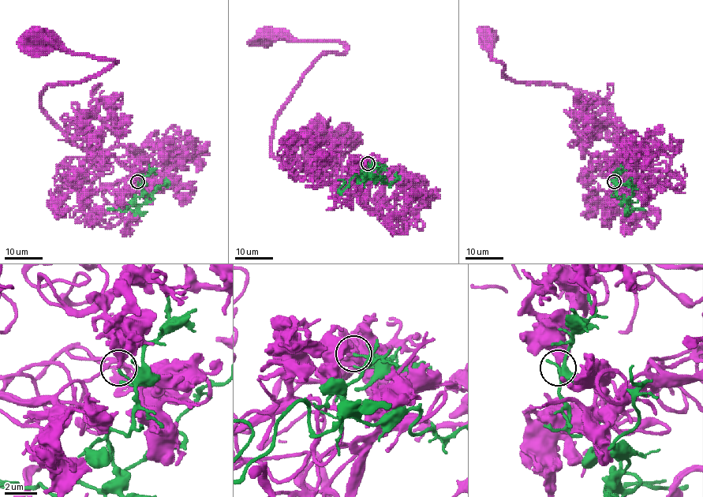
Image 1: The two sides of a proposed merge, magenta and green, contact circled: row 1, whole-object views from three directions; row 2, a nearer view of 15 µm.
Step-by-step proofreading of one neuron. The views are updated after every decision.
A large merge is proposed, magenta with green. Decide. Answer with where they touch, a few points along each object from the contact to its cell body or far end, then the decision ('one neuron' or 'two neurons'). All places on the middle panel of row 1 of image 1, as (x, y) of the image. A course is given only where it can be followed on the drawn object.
at (368, 163); magenta runs (368, 163), (362, 199), (272, 154), (274, 122), (302, 74), (320, 56), (345, 48), (265, 39); green runs (368, 163), (372, 164), (365, 173), (368, 178), (359, 182), (355, 174), (340, 193), (344, 181), (337, 180); two neurons

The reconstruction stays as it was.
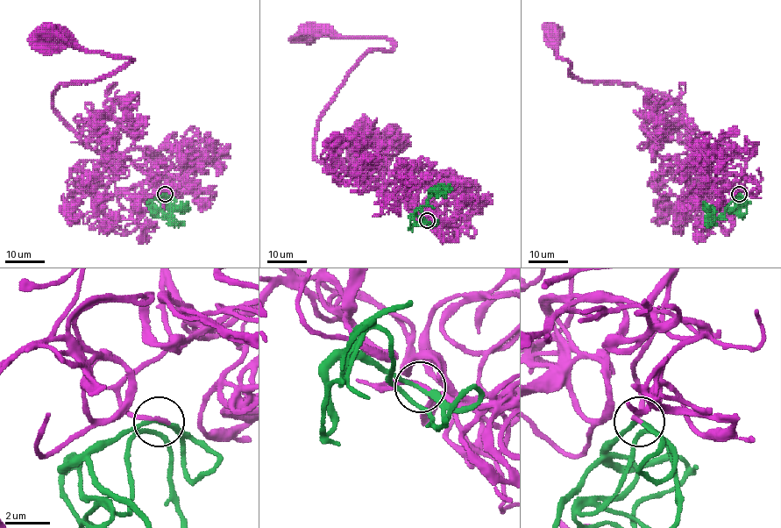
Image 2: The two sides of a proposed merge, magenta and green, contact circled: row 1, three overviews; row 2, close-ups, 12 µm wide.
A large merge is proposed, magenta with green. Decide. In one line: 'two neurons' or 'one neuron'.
one neuron

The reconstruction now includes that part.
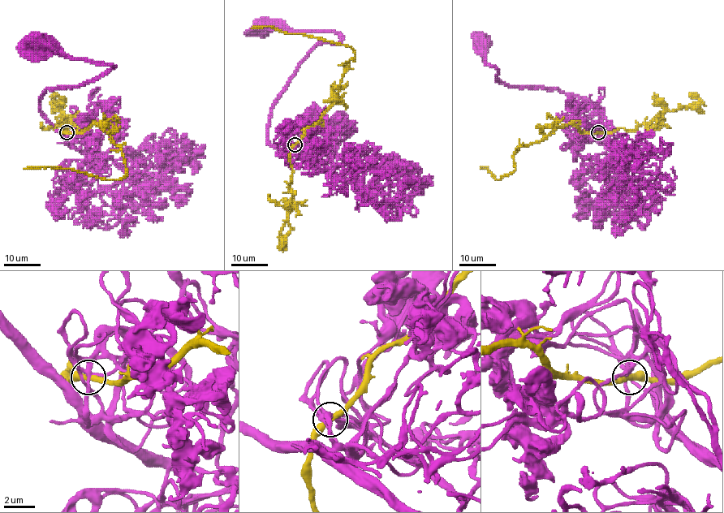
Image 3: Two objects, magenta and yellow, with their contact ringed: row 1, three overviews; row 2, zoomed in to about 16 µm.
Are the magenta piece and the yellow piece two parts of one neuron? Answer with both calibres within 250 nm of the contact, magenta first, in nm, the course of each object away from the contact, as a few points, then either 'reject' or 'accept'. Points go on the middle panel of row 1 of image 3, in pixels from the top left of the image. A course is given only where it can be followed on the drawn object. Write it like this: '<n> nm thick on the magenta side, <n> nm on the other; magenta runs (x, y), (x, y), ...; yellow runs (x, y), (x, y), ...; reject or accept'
280 nm thick on the magenta side, 380 nm on the other; magenta runs (295, 144), (297, 150), (282, 150), (269, 141), (270, 110), (298, 63), (316, 46), (341, 38), (262, 29); yellow runs (295, 144), (337, 95), (346, 66), (354, 61), (355, 50), (298, 33), (281, 32), (271, 27), (252, 28); reject

